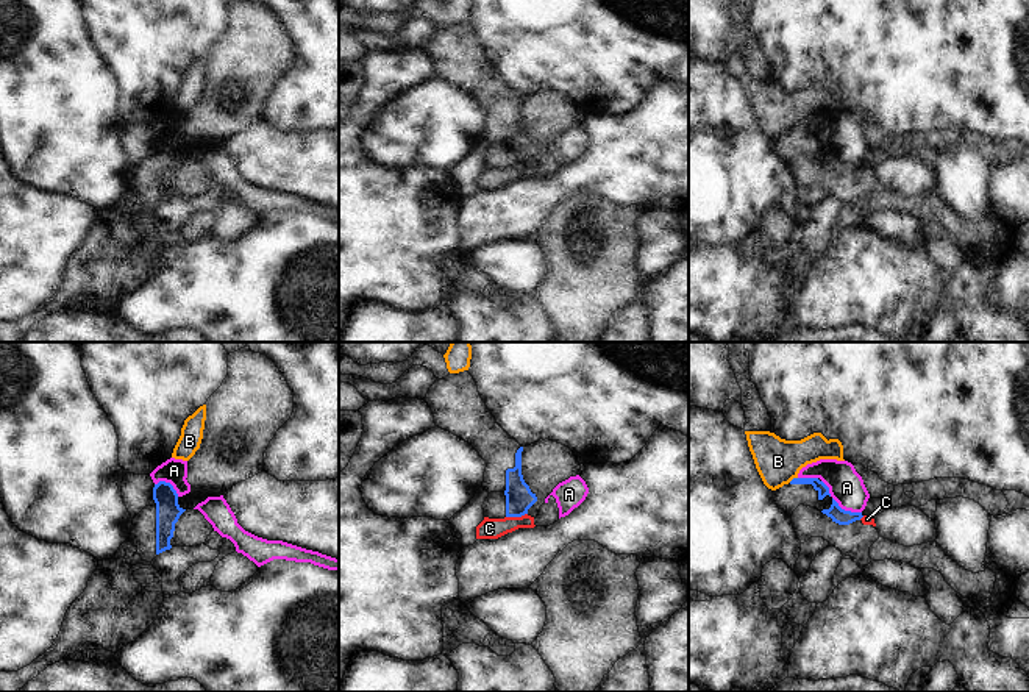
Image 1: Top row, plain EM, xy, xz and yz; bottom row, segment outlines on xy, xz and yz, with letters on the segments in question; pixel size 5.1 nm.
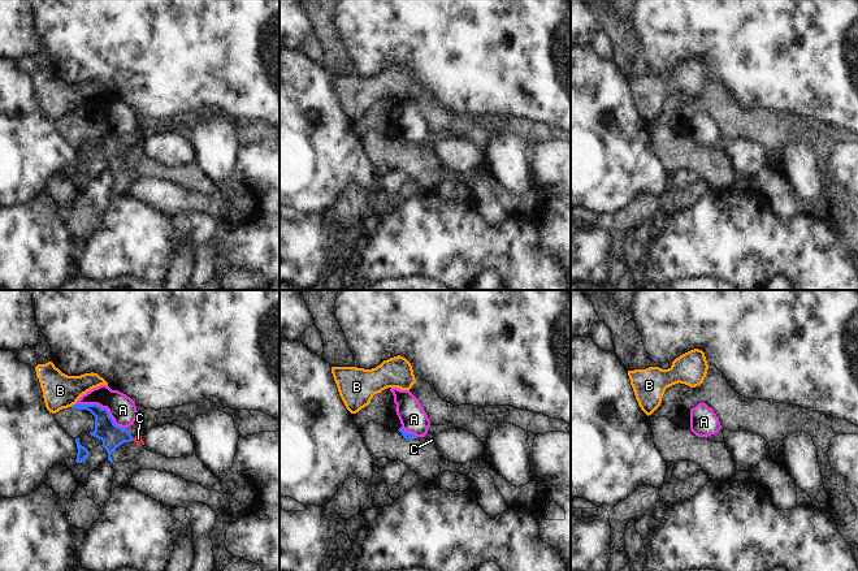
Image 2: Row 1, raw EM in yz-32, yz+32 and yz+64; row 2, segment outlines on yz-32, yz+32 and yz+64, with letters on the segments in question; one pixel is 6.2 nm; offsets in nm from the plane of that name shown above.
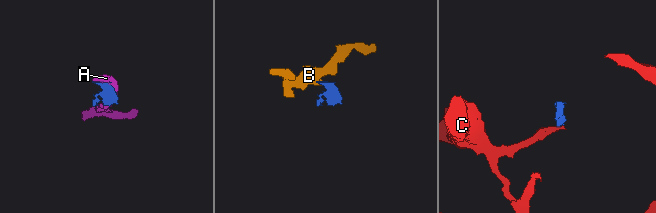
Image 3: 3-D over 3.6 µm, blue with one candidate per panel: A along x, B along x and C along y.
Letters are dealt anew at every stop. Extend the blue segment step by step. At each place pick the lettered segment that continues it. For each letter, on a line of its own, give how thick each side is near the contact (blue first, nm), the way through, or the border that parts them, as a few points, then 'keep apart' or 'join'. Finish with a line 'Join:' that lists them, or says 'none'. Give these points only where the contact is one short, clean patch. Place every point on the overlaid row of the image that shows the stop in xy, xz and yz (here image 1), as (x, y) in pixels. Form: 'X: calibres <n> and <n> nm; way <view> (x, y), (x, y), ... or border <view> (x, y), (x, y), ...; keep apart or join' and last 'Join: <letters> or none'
A: calibres 80 and 180 nm; border yz (822, 480), (842, 508), (861, 513); keep apart
B: calibres 60 and 240 nm; border yz (797, 477), (789, 481); keep apart
C: calibres 140 and 110 nm; border xz (526, 513), (517, 517), (506, 517); keep apart
Join: none

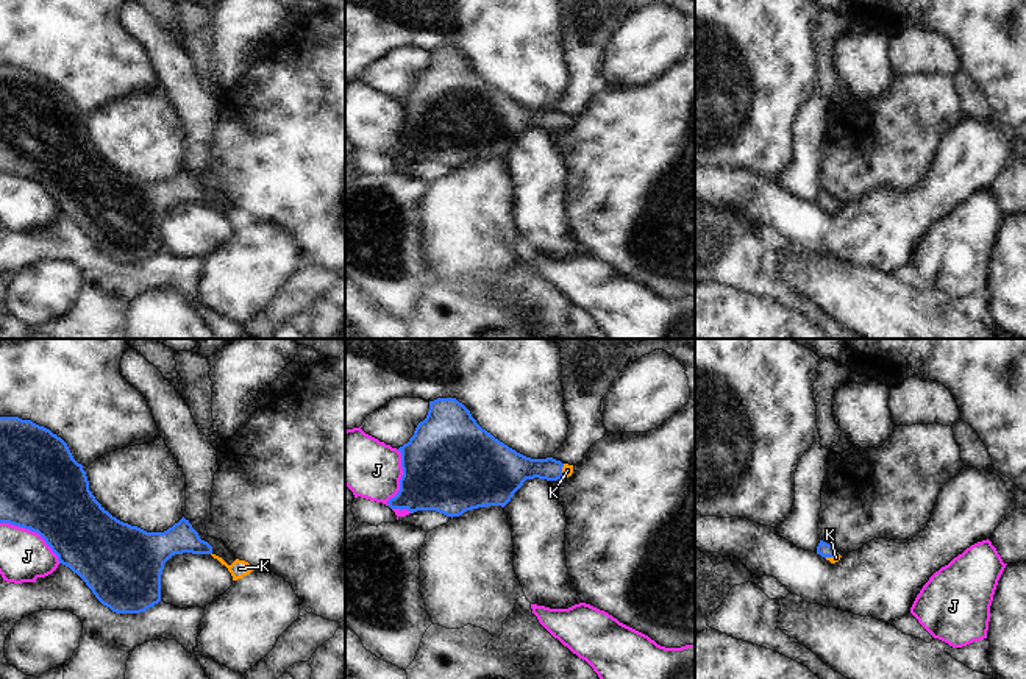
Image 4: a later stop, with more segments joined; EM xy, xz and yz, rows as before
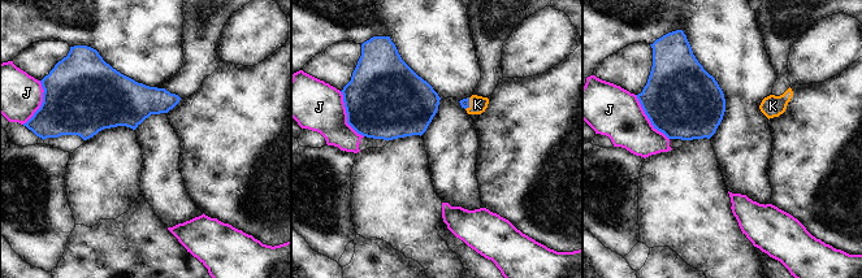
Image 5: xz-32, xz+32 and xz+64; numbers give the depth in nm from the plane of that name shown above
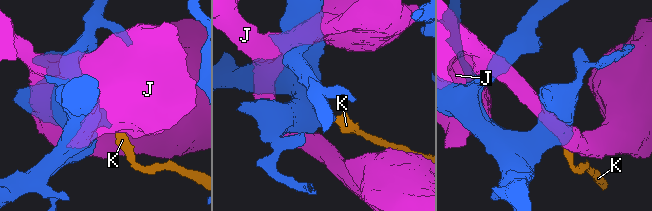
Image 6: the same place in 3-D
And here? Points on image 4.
J: calibres 440 and 260 nm; keep apart
K: calibres 180 and 60 nm; way xz (512, 469), (561, 470), (567, 470); join
Join: K

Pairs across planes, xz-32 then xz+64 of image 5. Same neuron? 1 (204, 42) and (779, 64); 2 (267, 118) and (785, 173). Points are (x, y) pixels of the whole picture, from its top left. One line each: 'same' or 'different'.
1: same
2: same

